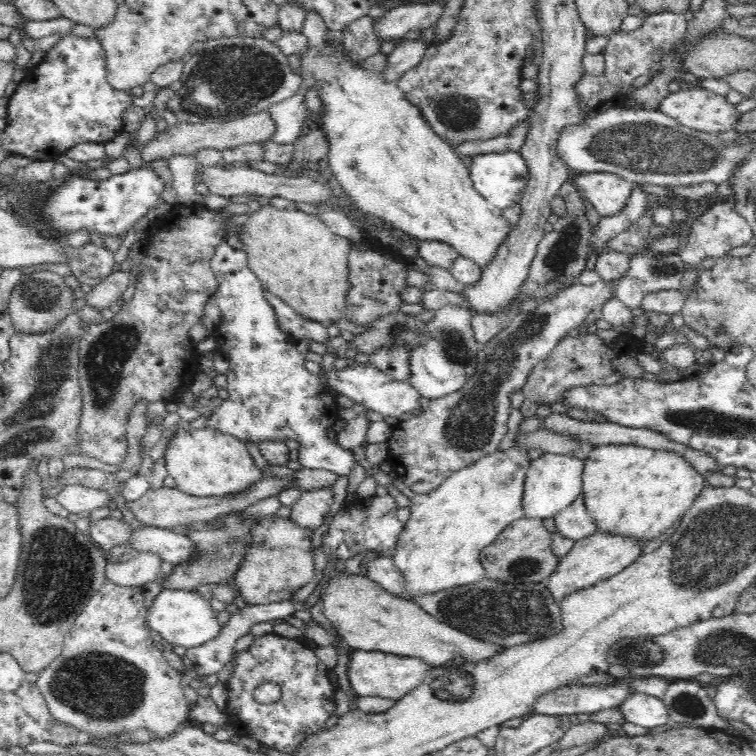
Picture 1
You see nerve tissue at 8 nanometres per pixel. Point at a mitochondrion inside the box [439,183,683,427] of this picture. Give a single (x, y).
(564, 251)

